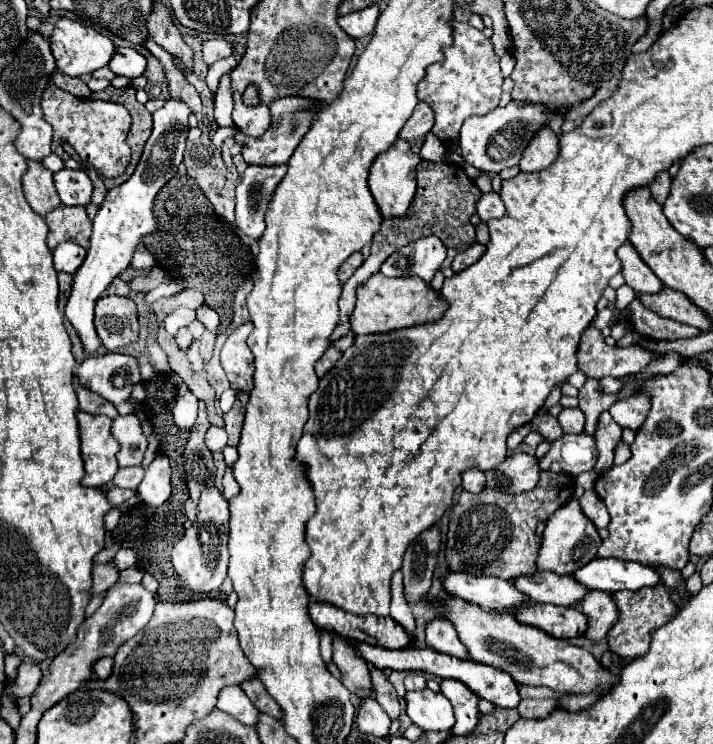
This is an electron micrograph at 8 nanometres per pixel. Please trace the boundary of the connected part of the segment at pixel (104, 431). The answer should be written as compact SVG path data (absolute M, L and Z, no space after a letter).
M77 413L79 431L81 431L81 457L85 461L87 475L83 477L83 485L87 487L103 487L117 473L117 457L119 443L111 437L113 421L103 415Z

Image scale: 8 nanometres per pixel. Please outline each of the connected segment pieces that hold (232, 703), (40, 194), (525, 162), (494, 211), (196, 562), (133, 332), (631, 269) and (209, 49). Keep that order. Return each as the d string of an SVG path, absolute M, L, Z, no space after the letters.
M225 687L219 693L219 701L217 707L229 715L233 715L235 719L239 719L245 725L255 727L259 721L259 709L249 701L249 697L243 693L243 689L239 687Z
M29 161L29 169L23 177L23 189L27 203L35 213L45 217L61 201L53 187L53 173L41 165L41 161Z
M543 127L543 129L533 137L533 141L527 145L519 167L521 167L523 173L543 171L543 169L547 169L557 157L559 157L559 139L557 139L557 135L555 135L549 127Z
M485 193L477 201L477 215L487 223L491 219L499 219L505 215L505 205L497 193Z
M217 487L205 489L199 501L199 515L191 529L185 531L185 535L177 541L173 549L173 567L181 579L183 587L189 587L197 593L211 593L219 591L221 583L227 577L227 537L229 537L229 509L227 499L221 495Z
M107 295L95 305L95 329L109 351L135 343L139 337L137 307L129 297Z
M625 243L617 249L617 255L621 259L621 271L625 275L625 283L635 293L657 293L663 289L661 279L643 263L639 253L631 243Z
M217 37L217 39L207 39L203 41L203 61L207 65L215 63L217 59L223 59L223 57L229 57L233 53L233 45L229 41L225 41L223 37Z

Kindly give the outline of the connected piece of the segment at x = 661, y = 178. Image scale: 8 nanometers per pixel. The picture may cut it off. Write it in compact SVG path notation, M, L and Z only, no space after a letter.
M669 171L657 173L657 177L649 185L649 189L651 189L651 195L655 197L655 201L663 205L665 199L667 199L667 195L669 195L669 189L671 189L671 175L669 175Z

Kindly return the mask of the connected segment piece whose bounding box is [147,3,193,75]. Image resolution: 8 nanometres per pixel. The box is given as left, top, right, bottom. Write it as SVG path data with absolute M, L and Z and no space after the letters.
M153 3L153 13L147 17L147 29L149 29L149 37L157 45L161 45L165 51L175 55L177 59L181 59L185 75L193 71L193 51L183 41L181 33L177 31L177 27L169 17L169 11L161 3Z

